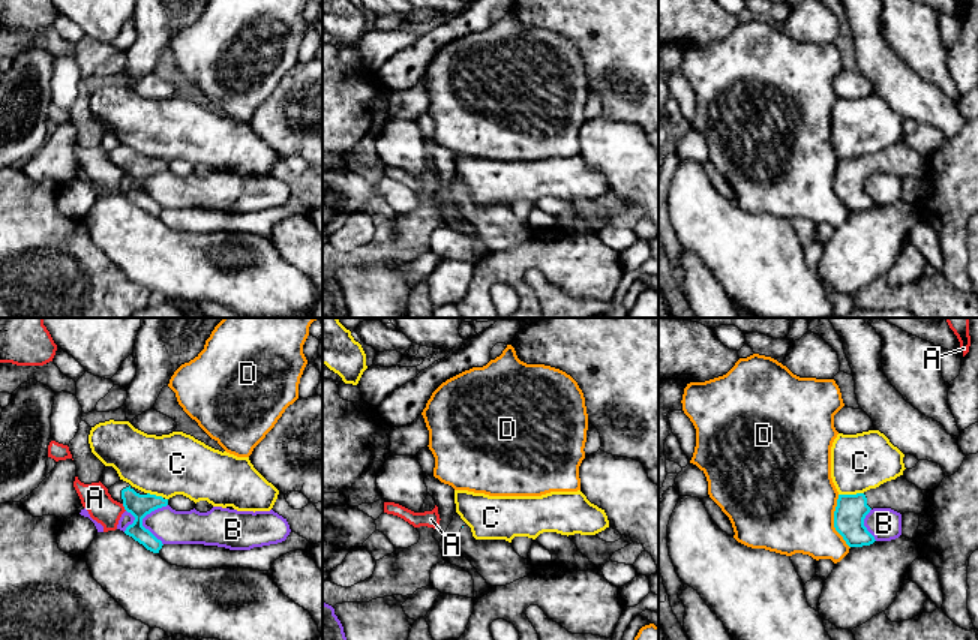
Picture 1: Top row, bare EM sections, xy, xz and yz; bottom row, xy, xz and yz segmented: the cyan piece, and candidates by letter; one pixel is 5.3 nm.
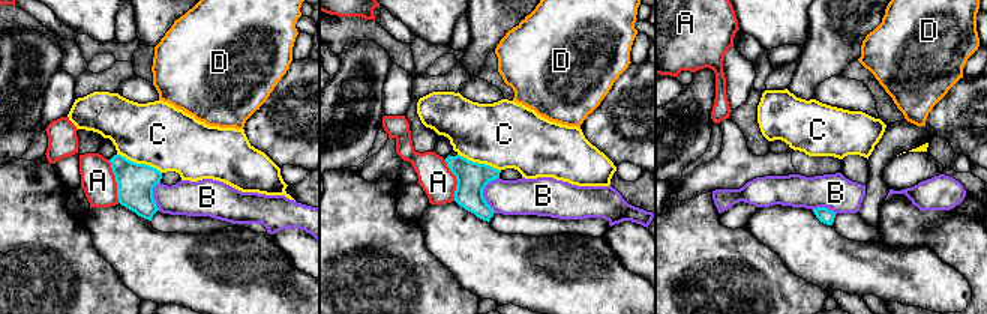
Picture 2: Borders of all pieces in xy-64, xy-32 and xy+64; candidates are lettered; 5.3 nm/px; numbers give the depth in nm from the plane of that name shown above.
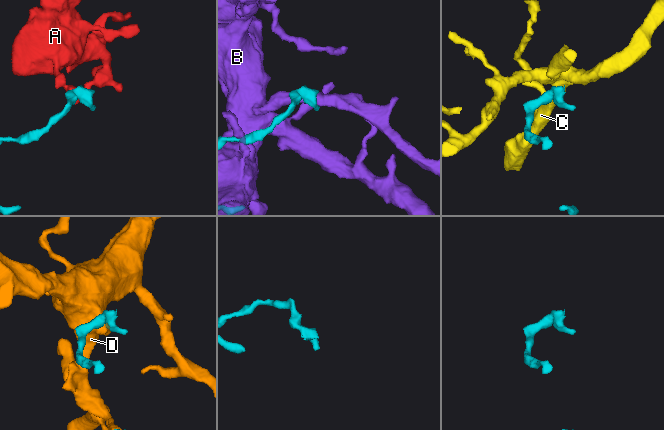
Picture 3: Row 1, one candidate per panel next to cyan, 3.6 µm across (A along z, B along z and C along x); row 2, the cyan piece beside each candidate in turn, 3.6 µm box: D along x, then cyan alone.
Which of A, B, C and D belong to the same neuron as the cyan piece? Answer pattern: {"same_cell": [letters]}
{"same_cell": []}

